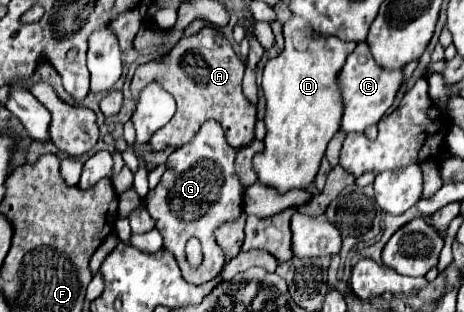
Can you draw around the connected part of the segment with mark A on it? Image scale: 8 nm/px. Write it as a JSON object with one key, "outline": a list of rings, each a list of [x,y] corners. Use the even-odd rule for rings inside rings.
{"outline":[[[204,26],[200,32],[182,38],[172,50],[162,54],[156,60],[140,64],[134,72],[130,92],[134,98],[146,88],[150,82],[158,82],[164,90],[168,90],[178,104],[178,110],[170,124],[162,130],[156,130],[150,138],[154,150],[164,150],[166,146],[184,146],[188,144],[200,126],[214,118],[222,124],[226,140],[232,148],[246,146],[254,138],[254,122],[256,122],[256,106],[242,92],[242,76],[244,62],[236,56],[226,36],[212,28]]]}

